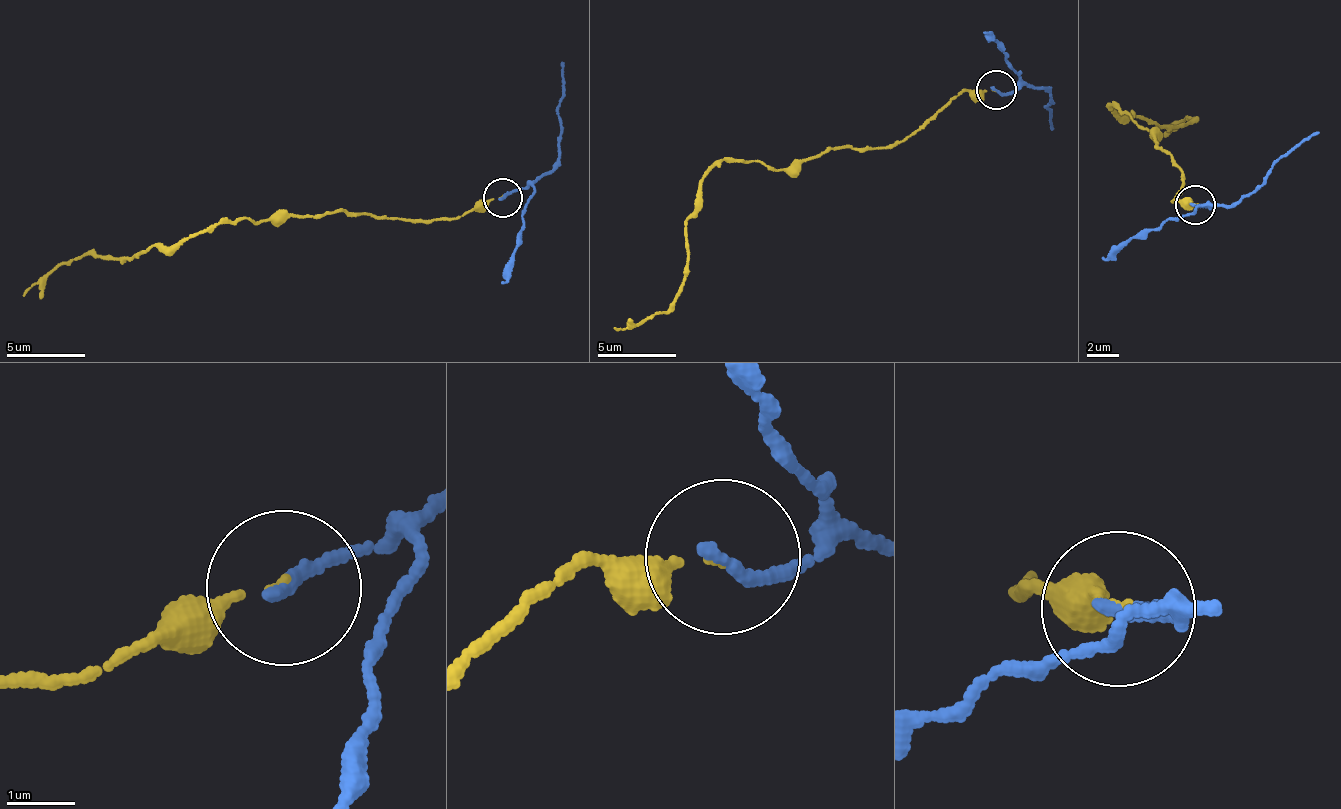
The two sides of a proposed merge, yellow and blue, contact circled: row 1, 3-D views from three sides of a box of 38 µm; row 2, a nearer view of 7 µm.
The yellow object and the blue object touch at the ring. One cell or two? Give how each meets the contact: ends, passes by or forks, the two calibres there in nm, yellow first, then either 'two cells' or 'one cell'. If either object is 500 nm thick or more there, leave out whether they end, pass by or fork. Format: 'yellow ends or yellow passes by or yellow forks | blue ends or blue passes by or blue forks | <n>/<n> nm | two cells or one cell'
yellow ends | blue ends | 120/200 nm | two cells

